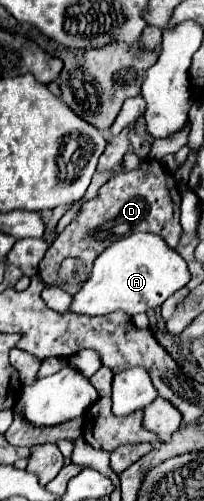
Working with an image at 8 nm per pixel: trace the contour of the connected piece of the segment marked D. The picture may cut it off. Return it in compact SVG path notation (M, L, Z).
M142 160L138 168L122 172L110 178L96 194L96 198L82 204L78 216L58 234L54 244L48 248L46 256L38 266L38 276L46 286L60 286L58 268L68 256L100 256L110 244L128 236L132 232L154 232L160 234L166 244L176 248L182 228L180 228L180 192L174 176L158 160Z

